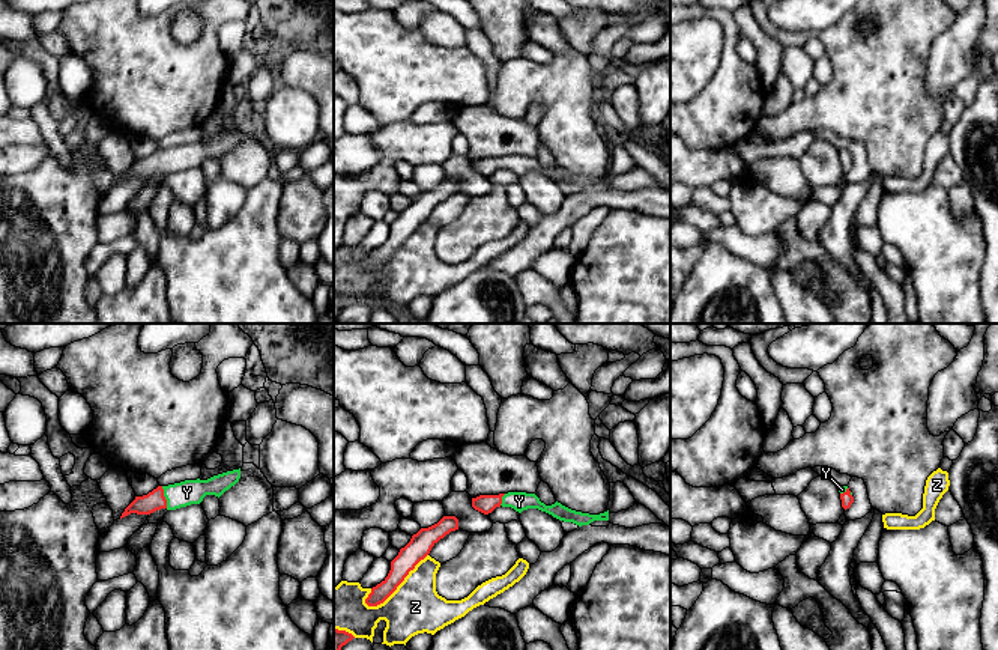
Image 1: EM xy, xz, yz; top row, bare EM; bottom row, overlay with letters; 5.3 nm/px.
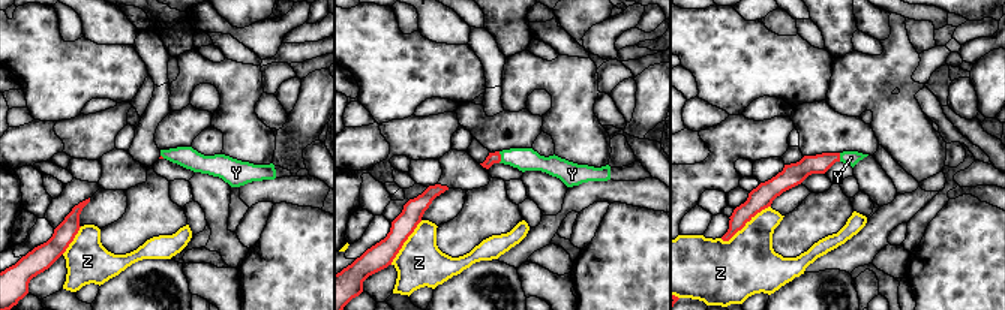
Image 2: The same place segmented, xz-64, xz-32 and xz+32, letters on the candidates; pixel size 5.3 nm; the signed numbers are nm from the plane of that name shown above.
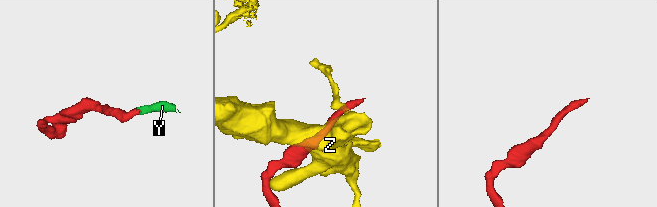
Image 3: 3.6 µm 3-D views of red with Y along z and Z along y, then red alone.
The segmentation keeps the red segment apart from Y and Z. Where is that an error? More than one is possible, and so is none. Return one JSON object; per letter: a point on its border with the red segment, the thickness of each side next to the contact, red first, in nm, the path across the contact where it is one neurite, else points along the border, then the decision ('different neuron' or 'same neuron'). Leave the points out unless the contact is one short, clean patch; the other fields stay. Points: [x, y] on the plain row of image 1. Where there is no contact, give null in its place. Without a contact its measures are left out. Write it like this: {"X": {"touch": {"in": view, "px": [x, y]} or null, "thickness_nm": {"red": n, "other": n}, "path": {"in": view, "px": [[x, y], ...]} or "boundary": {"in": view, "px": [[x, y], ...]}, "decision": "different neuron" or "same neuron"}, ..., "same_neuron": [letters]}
{"Y": {"touch": {"in": "xy", "px": [164, 160]}, "thickness_nm": {"red": 110, "other": 130}, "path": {"in": "xy", "px": [[155, 163], [164, 160], [187, 155]]}, "decision": "same neuron"}, "Z": {"touch": {"in": "xz", "px": [397, 249]}, "thickness_nm": {"red": 120, "other": 280}, "decision": "different neuron"}, "same_neuron": ["Y"]}

